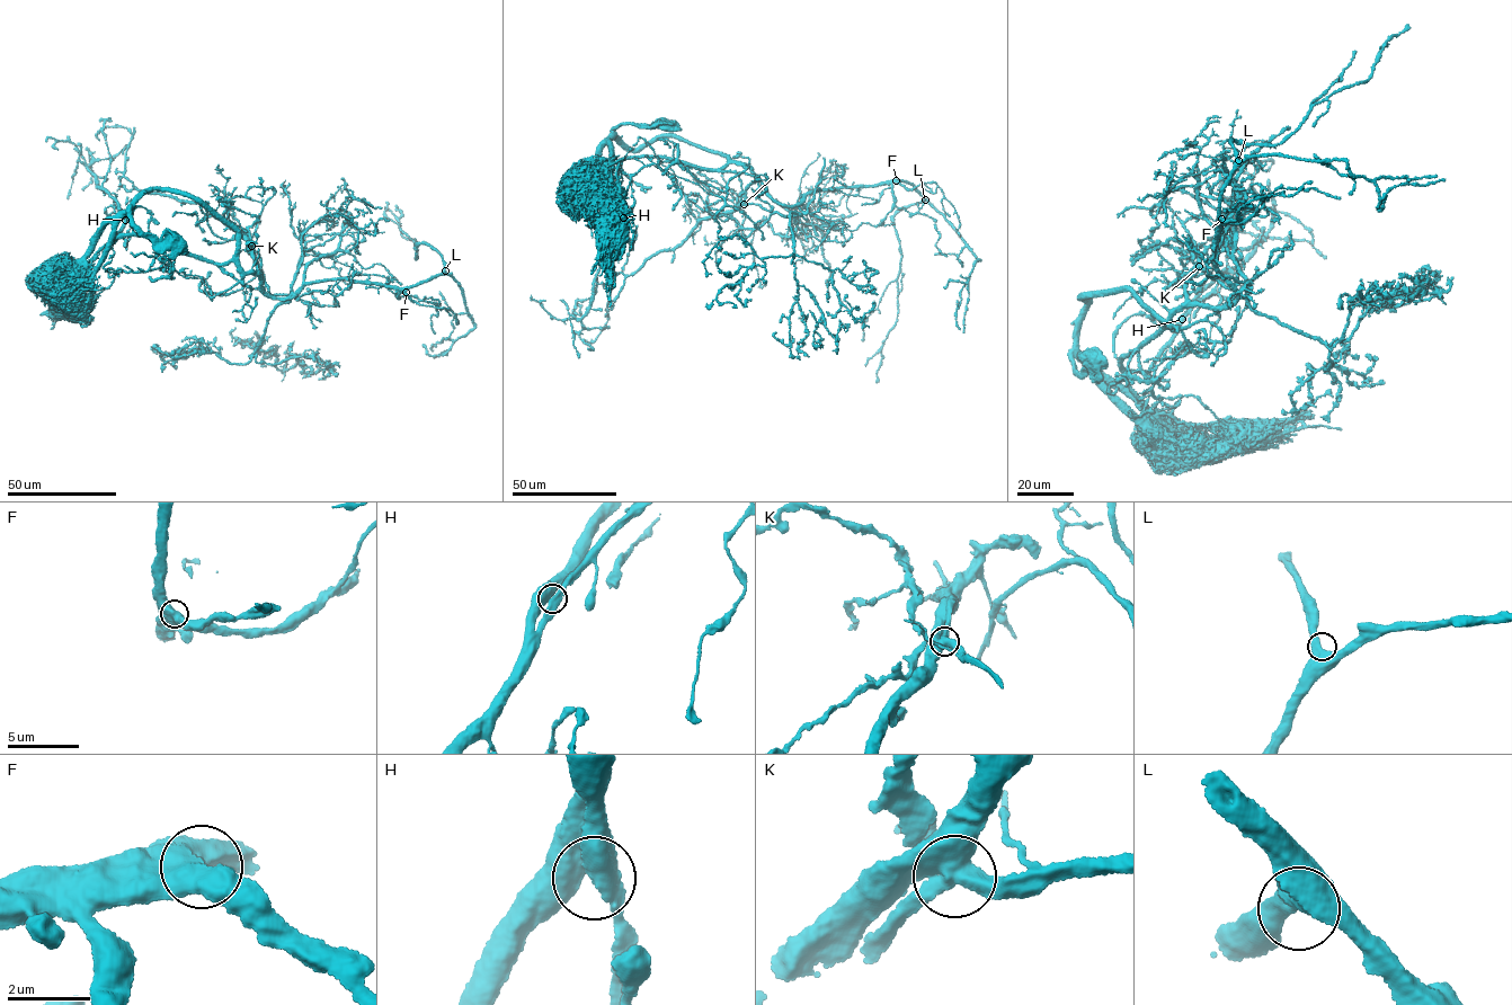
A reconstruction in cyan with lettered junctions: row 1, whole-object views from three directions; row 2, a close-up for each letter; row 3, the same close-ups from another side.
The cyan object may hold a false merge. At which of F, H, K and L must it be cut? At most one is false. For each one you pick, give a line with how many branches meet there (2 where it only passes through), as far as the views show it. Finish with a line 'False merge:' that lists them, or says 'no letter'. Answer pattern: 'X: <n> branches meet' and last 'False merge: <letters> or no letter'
K: 2 branches meet
False merge: K

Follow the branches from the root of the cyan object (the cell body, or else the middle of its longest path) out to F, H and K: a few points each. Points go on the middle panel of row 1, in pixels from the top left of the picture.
F: (665, 125), (614, 132), (633, 149), (673, 136), (723, 153), (784, 205), (896, 180)
H: (665, 125), (623, 124), (602, 150), (598, 169), (590, 172), (598, 178), (617, 162), (614, 187), (623, 218)
K: (665, 125), (629, 123), (614, 132), (633, 149), (673, 136), (746, 165), (757, 178), (747, 189), (744, 204)

